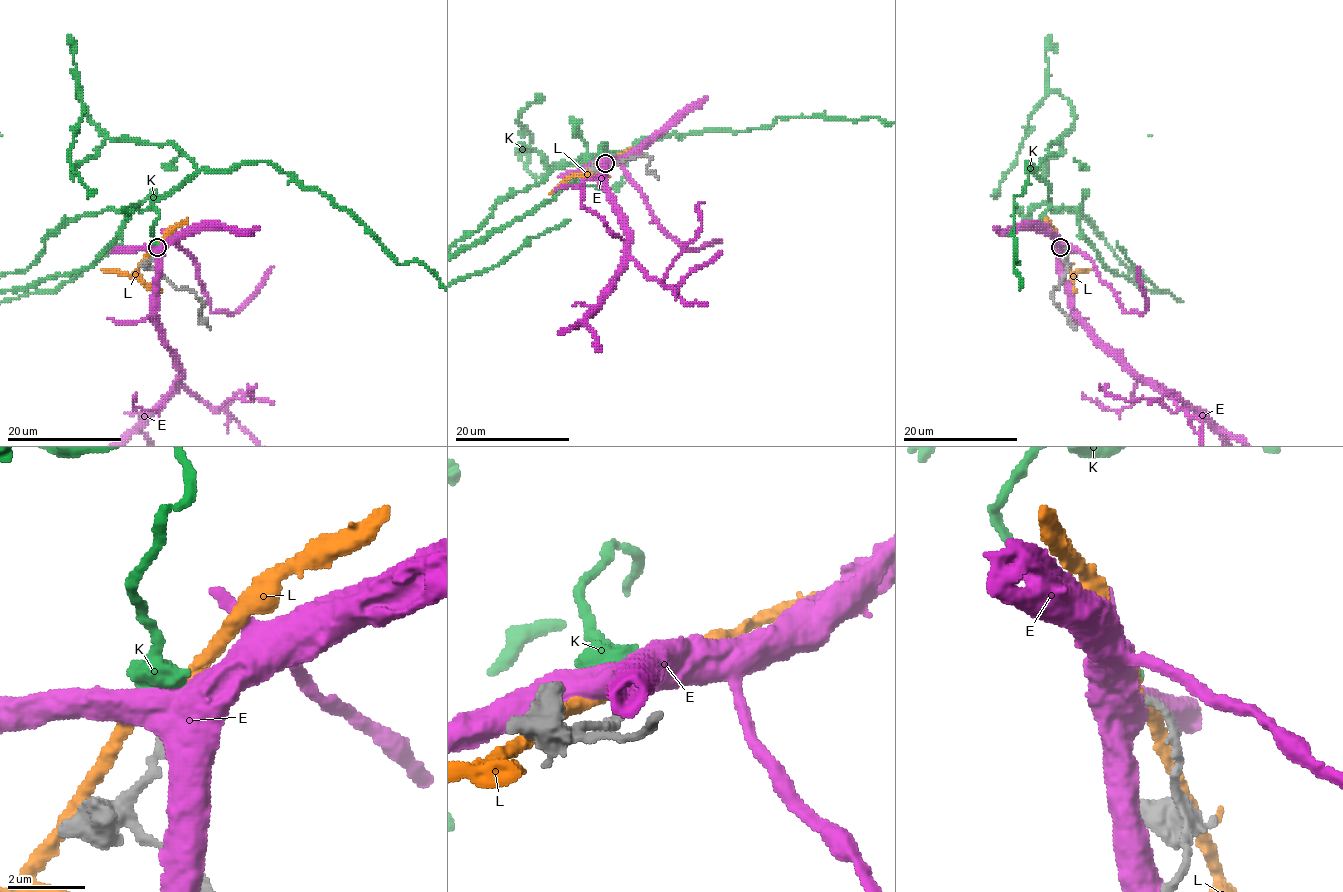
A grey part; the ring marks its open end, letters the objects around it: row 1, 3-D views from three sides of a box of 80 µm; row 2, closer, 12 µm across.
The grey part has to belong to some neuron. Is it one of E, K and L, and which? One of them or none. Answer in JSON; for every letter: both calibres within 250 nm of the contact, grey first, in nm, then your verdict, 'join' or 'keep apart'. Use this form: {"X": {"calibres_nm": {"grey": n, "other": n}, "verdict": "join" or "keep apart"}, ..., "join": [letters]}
{"E": {"calibres_nm": {"grey": 240, "other": 600}, "verdict": "keep apart"}, "K": {"calibres_nm": {"grey": 240, "other": 550}, "verdict": "join"}, "L": {"calibres_nm": {"grey": 240, "other": 320}, "verdict": "keep apart"}, "join": ["K"]}

